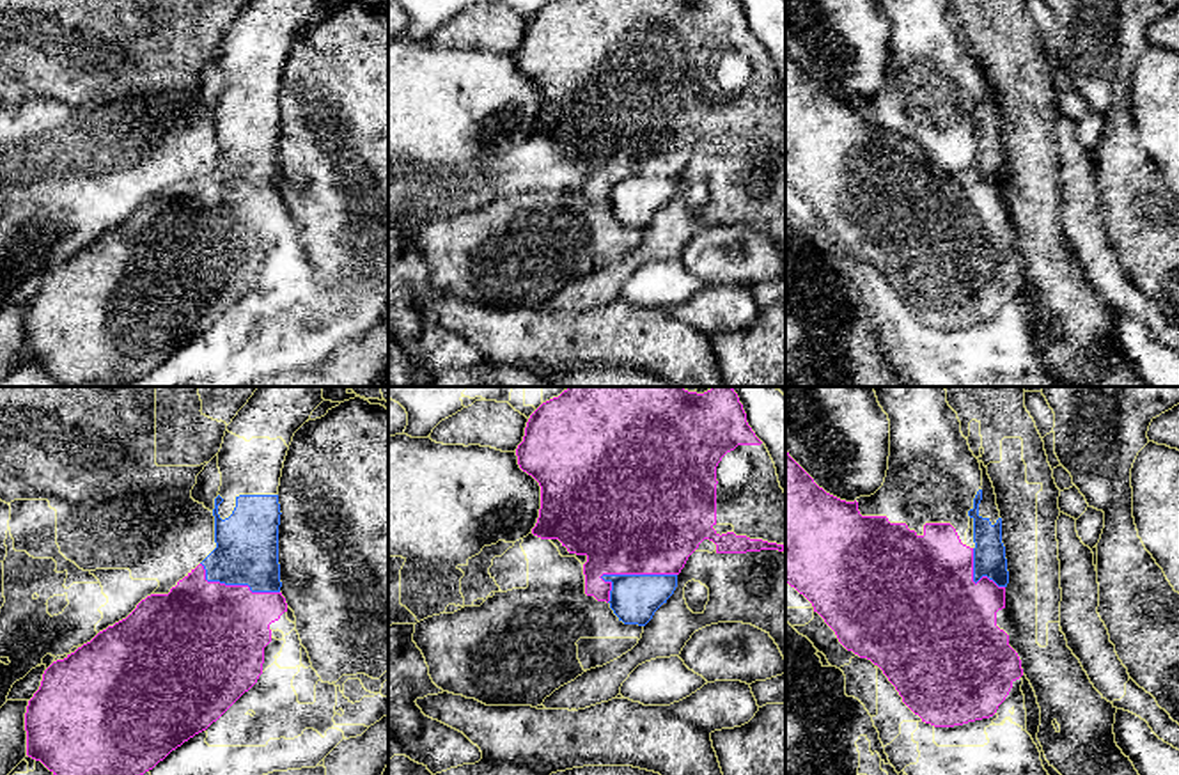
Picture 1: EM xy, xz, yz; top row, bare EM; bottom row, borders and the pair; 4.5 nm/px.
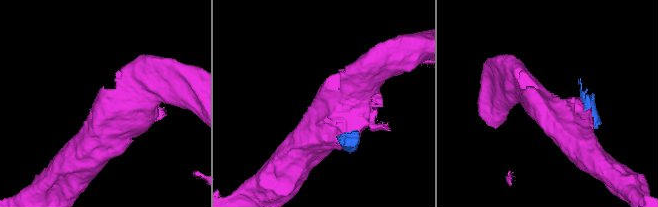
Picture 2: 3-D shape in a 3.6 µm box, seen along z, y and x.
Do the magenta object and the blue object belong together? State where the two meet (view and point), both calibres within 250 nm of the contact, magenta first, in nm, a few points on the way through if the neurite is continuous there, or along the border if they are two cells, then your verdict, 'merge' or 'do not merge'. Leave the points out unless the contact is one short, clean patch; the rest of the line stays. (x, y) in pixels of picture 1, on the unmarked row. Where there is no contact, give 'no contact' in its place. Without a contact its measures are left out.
contact xz (637, 176); calibres 500 and 220 nm; do not merge

